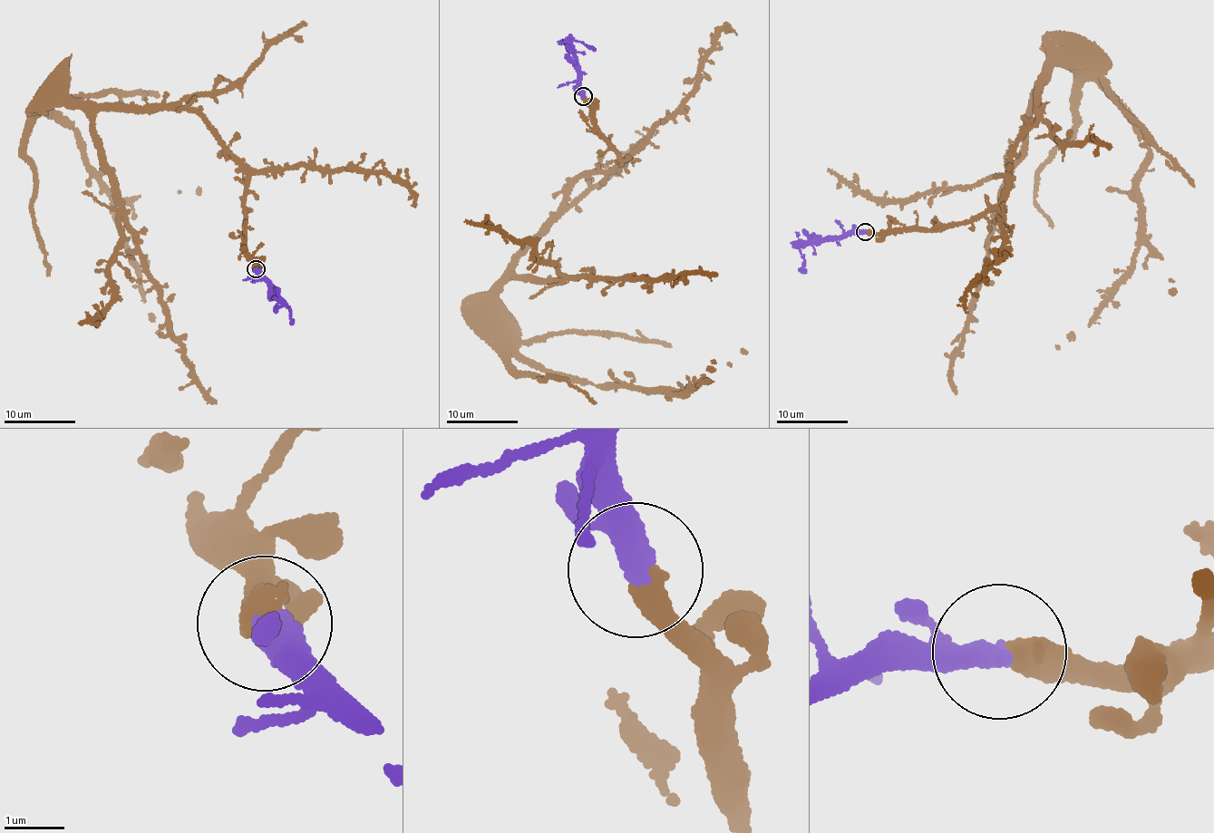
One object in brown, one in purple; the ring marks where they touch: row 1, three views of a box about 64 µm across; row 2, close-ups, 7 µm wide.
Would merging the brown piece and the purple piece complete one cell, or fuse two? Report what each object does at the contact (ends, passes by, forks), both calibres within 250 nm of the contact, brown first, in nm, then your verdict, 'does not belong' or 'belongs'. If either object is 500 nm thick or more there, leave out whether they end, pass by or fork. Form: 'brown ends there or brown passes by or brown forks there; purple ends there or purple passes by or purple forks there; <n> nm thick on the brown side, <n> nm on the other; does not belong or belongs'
500 nm thick on the brown side, 340 nm on the other; belongs

